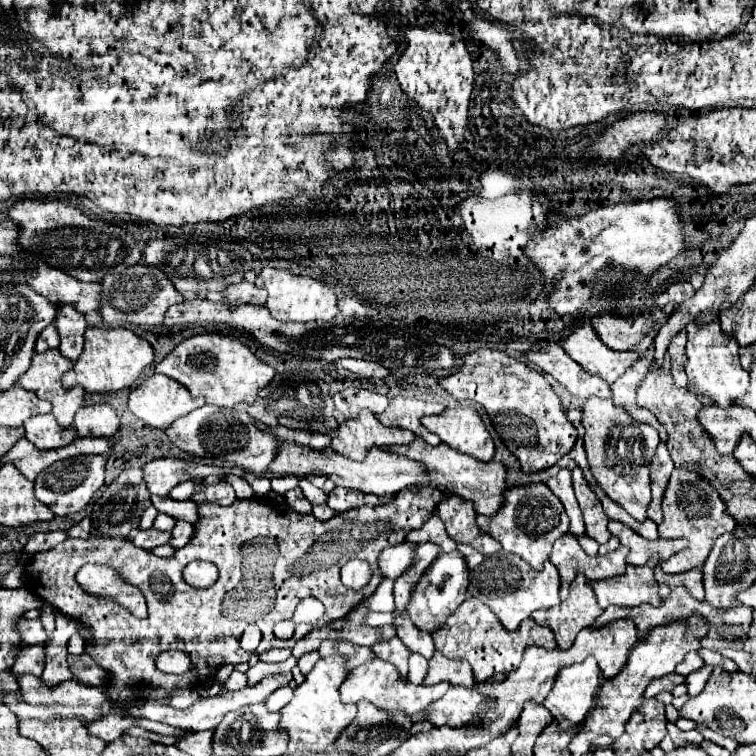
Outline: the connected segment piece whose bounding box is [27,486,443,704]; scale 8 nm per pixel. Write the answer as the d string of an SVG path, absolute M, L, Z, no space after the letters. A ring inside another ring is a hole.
M407 486L401 494L397 494L397 498L393 498L389 504L381 504L377 508L367 508L361 506L357 512L347 512L347 518L343 514L335 514L331 520L321 522L311 514L297 514L297 512L283 512L277 504L273 504L271 500L257 500L257 498L249 498L249 500L237 500L235 504L223 508L217 504L199 504L199 522L195 524L195 534L191 538L191 542L187 546L183 546L181 550L177 550L171 558L157 558L153 552L149 550L141 550L137 548L131 540L125 538L113 538L107 536L103 538L101 534L91 534L89 538L67 538L65 542L57 544L51 550L45 552L35 552L31 562L27 564L27 580L31 580L31 588L33 592L47 604L51 604L53 608L57 608L57 612L77 620L79 624L87 626L93 634L93 648L85 648L89 654L93 654L93 658L97 658L97 662L101 662L101 666L105 666L105 670L109 670L113 682L111 682L111 692L119 692L119 688L129 688L129 690L137 690L137 684L149 682L155 686L155 694L157 702L167 704L163 700L163 696L167 692L171 692L175 686L199 686L207 680L211 680L217 672L217 668L221 664L241 664L241 662L249 662L251 654L241 650L239 646L239 636L243 632L243 618L231 618L223 612L223 600L229 602L227 608L229 610L237 610L243 608L245 604L273 604L275 612L283 612L281 620L289 620L293 618L293 612L299 604L299 600L313 596L317 600L323 602L325 606L325 614L329 618L329 622L333 620L341 620L345 618L357 604L361 604L367 596L371 596L375 592L375 588L379 586L379 582L383 580L381 572L377 570L377 556L379 550L385 550L387 546L395 546L405 542L405 536L409 534L409 530L421 528L429 516L433 514L435 506L443 500L443 494L433 488L433 486ZM373 528L391 528L389 534L383 534L379 538L367 536L367 530ZM193 556L197 560L207 560L213 562L219 568L219 578L213 586L209 588L193 588L189 586L181 572L183 568L193 560ZM353 558L361 558L361 560L369 560L369 566L373 570L373 576L369 580L369 584L363 590L349 590L347 586L343 586L341 578L339 578L339 570L343 564L347 564L347 560ZM299 562L325 562L319 568L313 570L303 570L299 566ZM83 564L105 564L109 568L113 568L121 578L125 578L129 584L137 586L141 590L141 594L147 600L149 606L149 618L147 620L139 620L135 616L131 616L131 612L127 608L123 608L121 604L109 600L109 598L101 598L101 596L93 596L89 592L85 592L77 582L75 582L75 574L79 572L79 568ZM163 650L183 650L185 654L191 656L191 670L183 676L167 676L167 674L155 674L155 658L159 652Z

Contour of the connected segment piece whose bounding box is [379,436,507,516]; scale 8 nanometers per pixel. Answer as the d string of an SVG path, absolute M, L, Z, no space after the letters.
M415 436L415 440L411 444L405 444L405 446L379 446L379 450L421 462L425 466L427 474L431 476L431 480L435 480L435 484L439 488L443 488L449 494L471 500L477 514L493 516L501 508L503 492L507 488L507 482L505 482L507 472L505 472L505 466L501 462L479 462L479 460L467 456L467 454L461 454L461 452L453 450L445 442L441 442L439 446L429 446L421 436Z

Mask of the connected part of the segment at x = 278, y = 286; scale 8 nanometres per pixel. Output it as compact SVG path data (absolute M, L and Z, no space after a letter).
M265 266L261 274L257 276L255 282L259 288L265 288L269 292L267 298L267 308L277 320L291 320L291 322L327 322L339 314L337 308L337 294L333 294L331 286L325 286L325 282L309 278L309 276L299 276L291 274L289 270Z

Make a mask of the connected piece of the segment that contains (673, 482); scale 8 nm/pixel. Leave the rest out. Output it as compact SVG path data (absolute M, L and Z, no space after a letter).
M675 468L671 472L669 484L663 494L661 508L663 508L663 522L659 524L659 536L661 538L683 536L689 542L689 546L685 550L681 550L679 554L673 554L669 560L665 560L661 564L661 568L669 574L679 574L679 572L685 572L691 568L701 568L703 562L707 560L715 540L725 532L733 532L735 524L737 524L731 518L731 514L727 514L725 502L717 494L717 490L705 478L701 478L701 474L697 474L693 468Z

